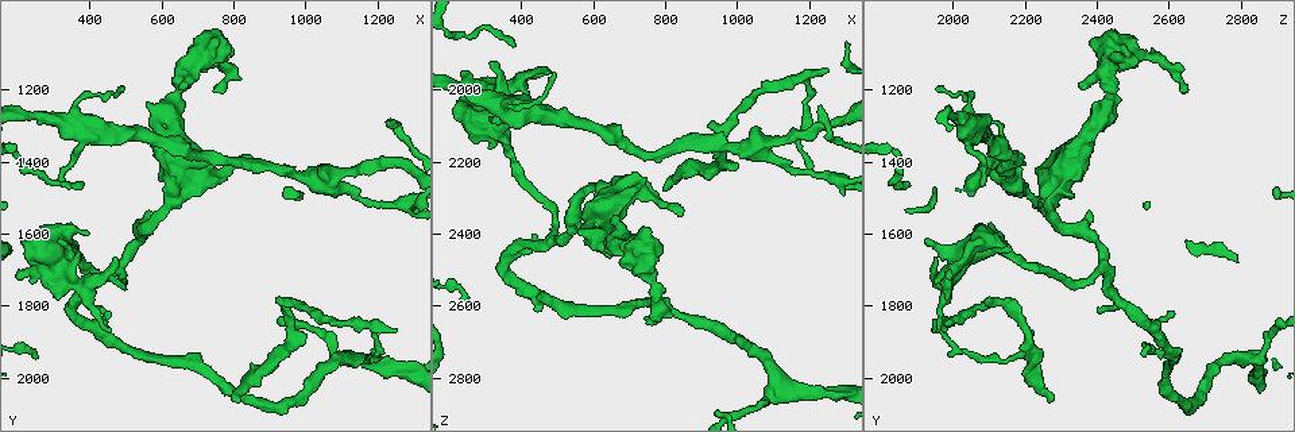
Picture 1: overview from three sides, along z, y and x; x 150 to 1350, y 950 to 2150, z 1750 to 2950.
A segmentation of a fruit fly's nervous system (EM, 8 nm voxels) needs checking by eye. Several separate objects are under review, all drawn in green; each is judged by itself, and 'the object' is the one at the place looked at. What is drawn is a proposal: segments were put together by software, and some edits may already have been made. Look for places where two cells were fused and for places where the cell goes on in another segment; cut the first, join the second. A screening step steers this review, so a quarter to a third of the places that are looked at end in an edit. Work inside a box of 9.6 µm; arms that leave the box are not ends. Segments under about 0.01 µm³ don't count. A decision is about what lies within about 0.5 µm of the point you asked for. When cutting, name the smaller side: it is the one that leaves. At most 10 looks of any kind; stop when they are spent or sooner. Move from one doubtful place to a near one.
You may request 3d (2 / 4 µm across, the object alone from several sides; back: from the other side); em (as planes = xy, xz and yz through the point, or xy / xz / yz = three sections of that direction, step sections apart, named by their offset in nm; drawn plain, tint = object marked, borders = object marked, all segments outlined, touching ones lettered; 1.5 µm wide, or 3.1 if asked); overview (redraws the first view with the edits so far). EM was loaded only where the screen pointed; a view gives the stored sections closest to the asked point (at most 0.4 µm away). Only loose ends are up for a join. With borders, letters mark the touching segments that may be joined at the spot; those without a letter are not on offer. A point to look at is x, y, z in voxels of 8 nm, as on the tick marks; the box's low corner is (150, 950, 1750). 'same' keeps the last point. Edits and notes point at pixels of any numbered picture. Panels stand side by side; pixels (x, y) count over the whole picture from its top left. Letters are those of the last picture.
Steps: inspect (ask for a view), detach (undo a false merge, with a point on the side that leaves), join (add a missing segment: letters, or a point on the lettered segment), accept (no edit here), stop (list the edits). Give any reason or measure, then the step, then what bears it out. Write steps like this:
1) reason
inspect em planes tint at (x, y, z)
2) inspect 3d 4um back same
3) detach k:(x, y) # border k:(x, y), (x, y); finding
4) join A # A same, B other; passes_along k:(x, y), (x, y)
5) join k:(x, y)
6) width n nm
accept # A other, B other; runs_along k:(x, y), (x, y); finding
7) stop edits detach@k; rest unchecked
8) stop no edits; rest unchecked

sharp bend
inspect 3d 2um at (950, 1790, 2150)

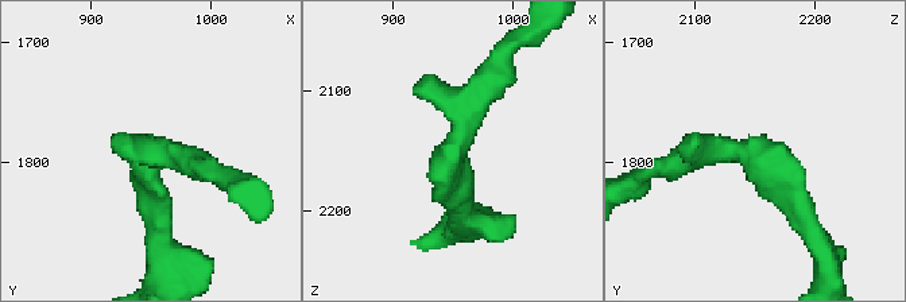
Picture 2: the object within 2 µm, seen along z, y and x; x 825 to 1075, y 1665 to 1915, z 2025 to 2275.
need the tissue
inspect em planes plain at (950, 1794, 2148)

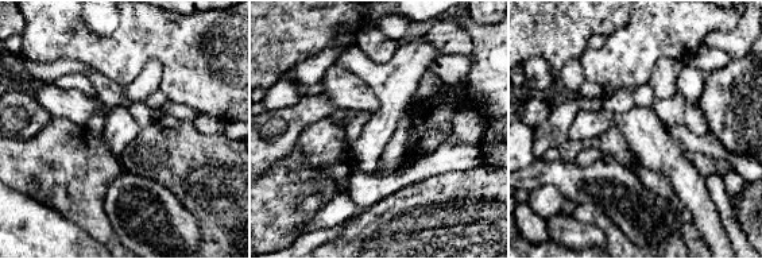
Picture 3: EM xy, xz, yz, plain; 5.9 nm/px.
see the neighbours
inspect em planes borders same

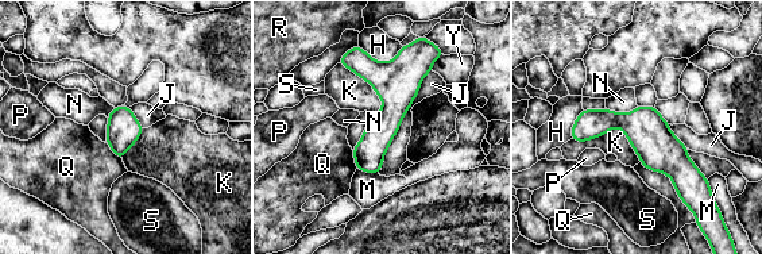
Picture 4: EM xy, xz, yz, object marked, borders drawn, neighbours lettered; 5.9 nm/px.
width 180 nm
accept # H other, J other, K other, M other, N other, P other, Q other, R other, S other, Y other; one cell here

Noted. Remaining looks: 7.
side arm on a straight run
inspect em planes borders at (480, 1690, 2420)

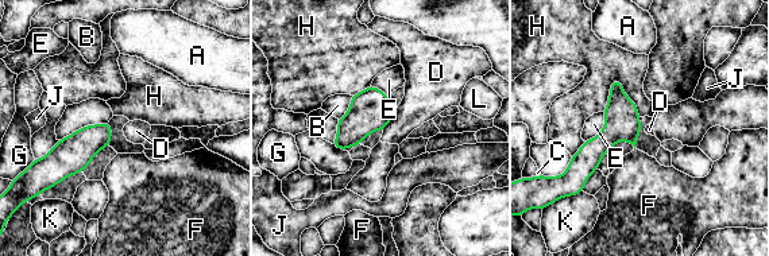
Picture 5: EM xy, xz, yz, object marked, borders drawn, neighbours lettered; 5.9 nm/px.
accept # A other, B other, C other, D other, E other, F other, G other, H other, J other, K other, L other; runs_along 5:(617, 84), (617, 127), (575, 190); one cell here

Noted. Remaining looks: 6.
tapers out
inspect em yz step 8 borders at (380, 1460, 1880)

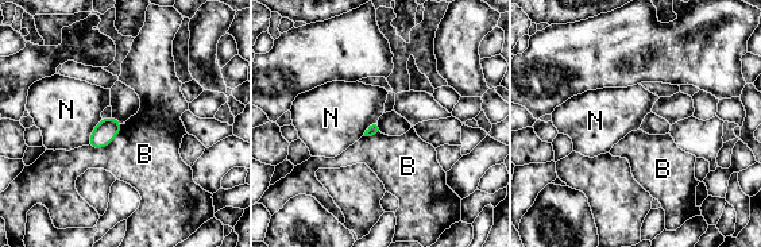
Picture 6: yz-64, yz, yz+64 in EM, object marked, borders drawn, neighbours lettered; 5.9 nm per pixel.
accept # B other, N other; border 6:(122, 124), (105, 146), (88, 146); no lettered segment goes on from it

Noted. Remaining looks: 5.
inspect 3d 4um back at (1260, 1880, 1940)

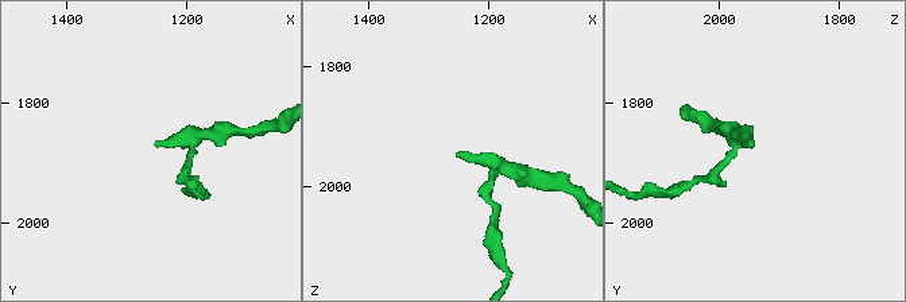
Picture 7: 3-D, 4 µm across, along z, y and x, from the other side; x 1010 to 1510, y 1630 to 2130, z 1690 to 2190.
inspect em planes tint at (1250, 1875, 1940)

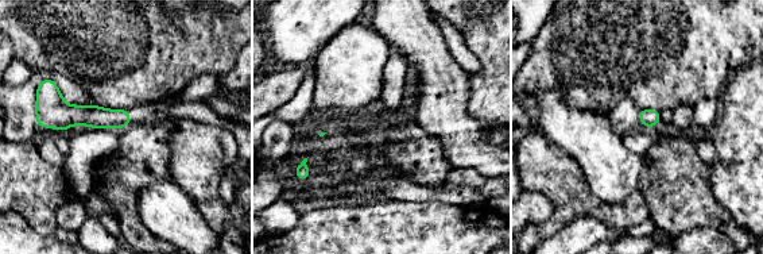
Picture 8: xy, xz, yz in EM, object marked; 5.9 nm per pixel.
what lies round it
inspect em planes borders same

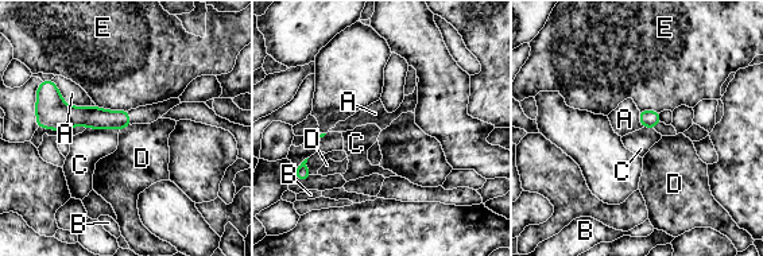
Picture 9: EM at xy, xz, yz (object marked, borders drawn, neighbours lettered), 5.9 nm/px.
width 110 nm
accept # A other, B other, C other, D other, E other; border 9:(50, 80), (70, 105), (95, 107); none of them fits

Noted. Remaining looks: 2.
stop no edits; rest unchecked

